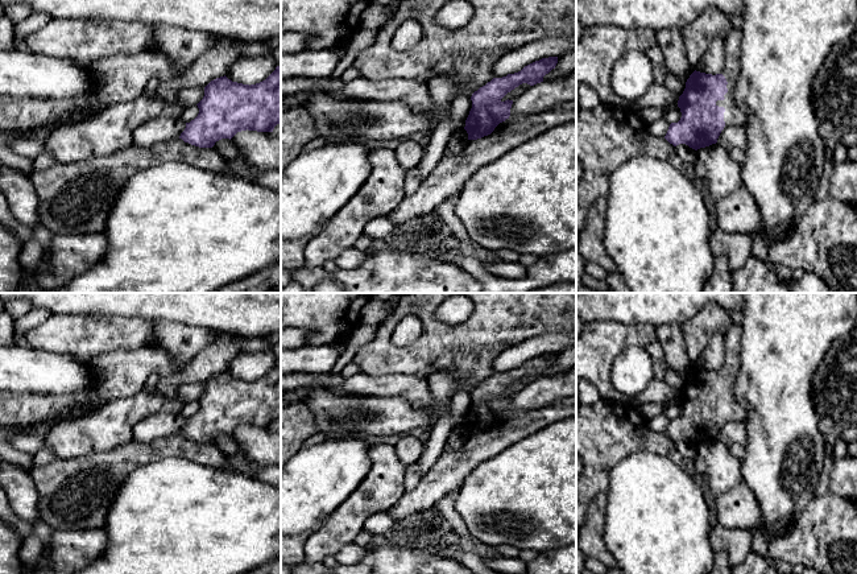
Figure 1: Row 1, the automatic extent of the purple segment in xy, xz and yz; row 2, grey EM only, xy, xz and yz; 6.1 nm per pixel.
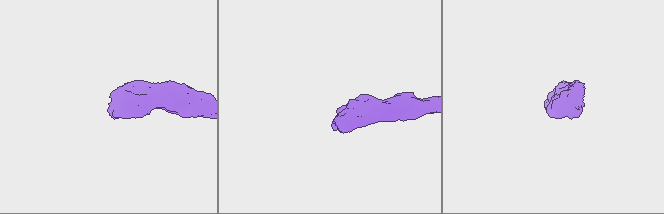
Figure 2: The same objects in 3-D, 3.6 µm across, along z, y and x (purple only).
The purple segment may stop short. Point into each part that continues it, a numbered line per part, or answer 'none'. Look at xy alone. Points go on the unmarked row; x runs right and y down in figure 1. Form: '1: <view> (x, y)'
none

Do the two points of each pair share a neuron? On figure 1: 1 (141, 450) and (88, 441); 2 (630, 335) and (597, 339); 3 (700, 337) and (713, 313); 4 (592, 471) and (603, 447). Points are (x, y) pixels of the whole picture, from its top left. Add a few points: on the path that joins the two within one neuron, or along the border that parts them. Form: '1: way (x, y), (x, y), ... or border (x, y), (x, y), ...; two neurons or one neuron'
1: border (132, 440), (110, 449), (86, 454); two neurons
2: way (622, 335), (605, 339); one neuron
3: way (700, 331), (712, 318); one neuron
4: way (597, 466), (599, 453); one neuron

